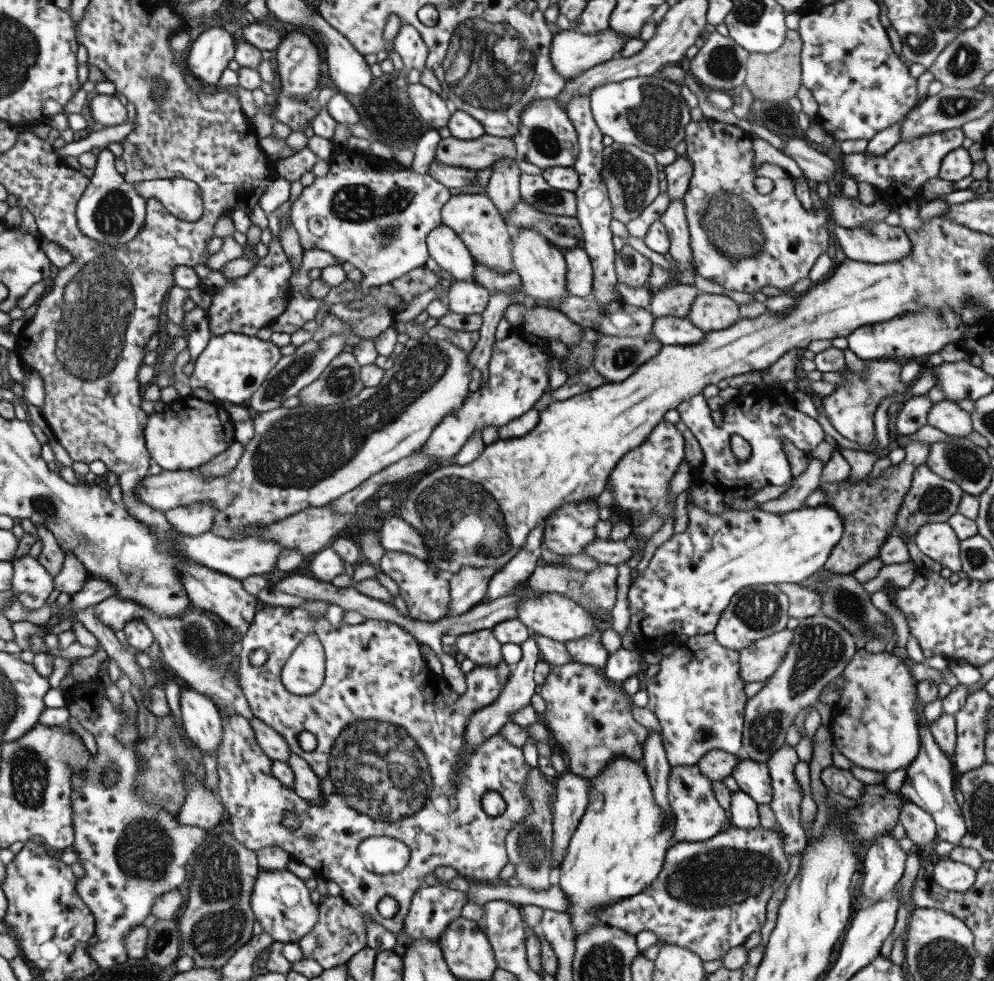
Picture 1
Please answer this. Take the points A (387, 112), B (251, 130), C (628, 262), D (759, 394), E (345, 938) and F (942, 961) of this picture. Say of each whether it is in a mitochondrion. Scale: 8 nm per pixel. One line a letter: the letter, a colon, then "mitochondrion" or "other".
A: mitochondrion
B: other
C: mitochondrion
D: other
E: other
F: mitochondrion

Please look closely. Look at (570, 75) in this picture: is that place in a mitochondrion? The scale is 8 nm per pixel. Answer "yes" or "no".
no

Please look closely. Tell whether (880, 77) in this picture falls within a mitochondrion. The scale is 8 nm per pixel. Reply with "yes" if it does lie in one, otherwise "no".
no

